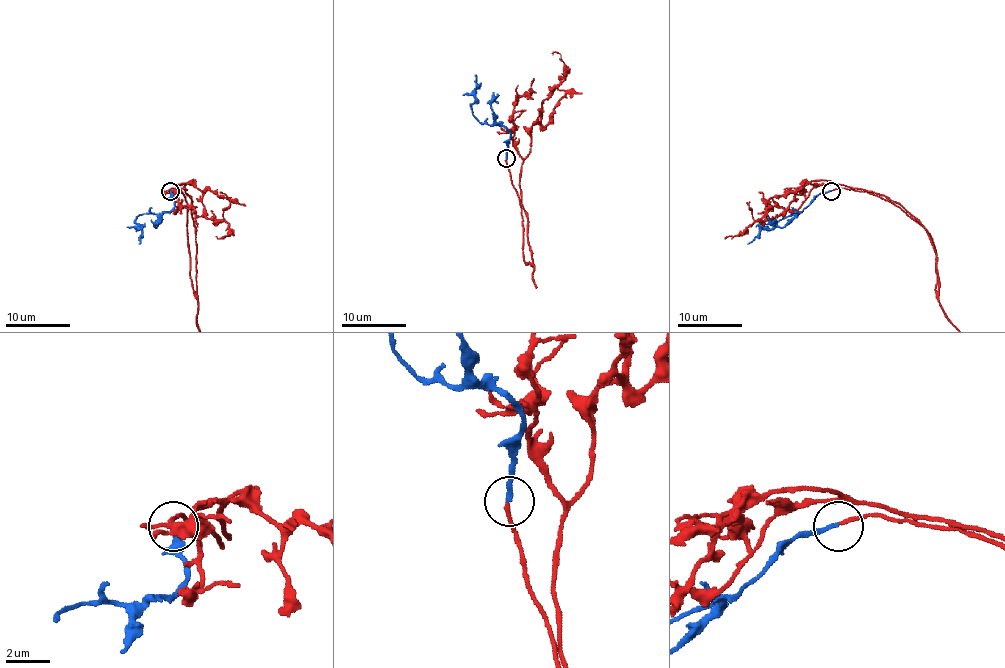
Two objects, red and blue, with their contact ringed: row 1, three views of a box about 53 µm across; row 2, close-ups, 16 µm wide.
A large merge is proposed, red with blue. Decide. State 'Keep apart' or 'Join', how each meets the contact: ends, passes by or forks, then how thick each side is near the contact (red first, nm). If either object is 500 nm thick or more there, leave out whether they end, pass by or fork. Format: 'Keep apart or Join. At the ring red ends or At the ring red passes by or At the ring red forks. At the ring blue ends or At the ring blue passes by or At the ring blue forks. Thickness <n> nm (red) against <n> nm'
Join. At the ring red ends. At the ring blue ends. Thickness 170 nm (red) against 200 nm

